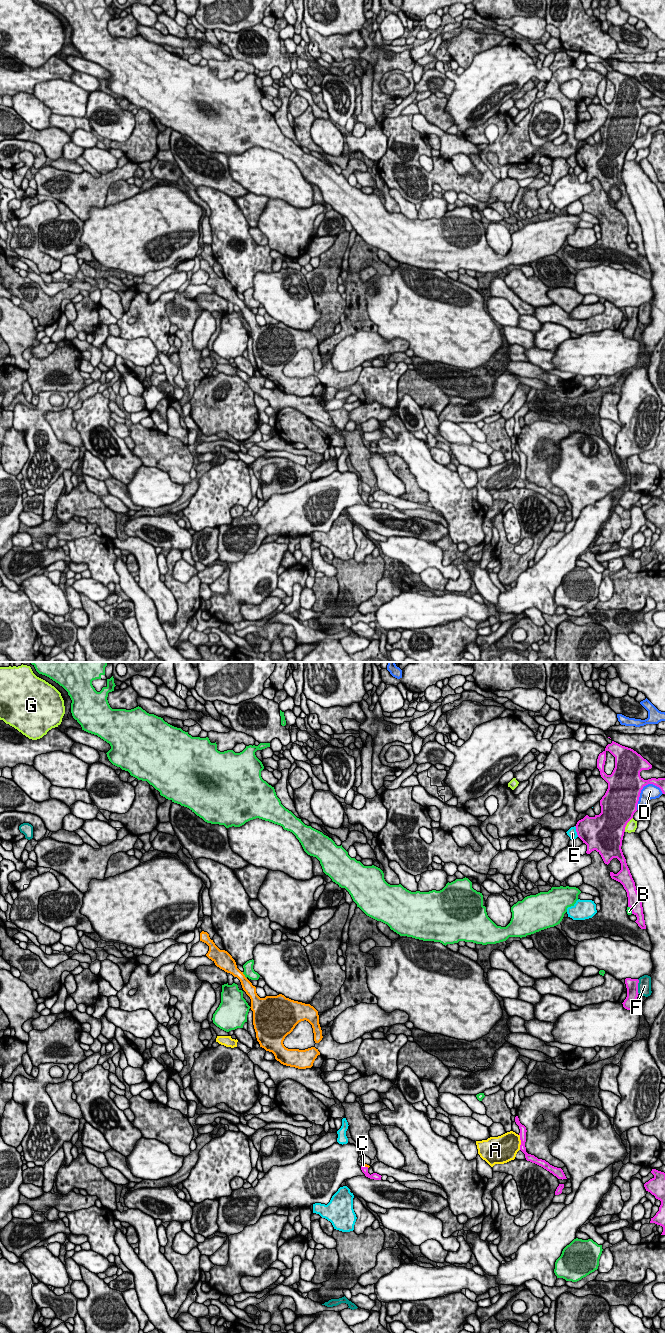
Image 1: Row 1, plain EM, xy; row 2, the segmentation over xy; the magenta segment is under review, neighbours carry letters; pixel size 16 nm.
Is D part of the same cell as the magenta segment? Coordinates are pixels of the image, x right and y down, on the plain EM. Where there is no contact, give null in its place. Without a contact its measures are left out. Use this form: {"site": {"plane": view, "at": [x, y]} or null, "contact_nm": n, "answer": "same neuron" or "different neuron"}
{"site": {"plane": "xy", "at": [642, 116]}, "contact_nm": 550, "answer": "different neuron"}

